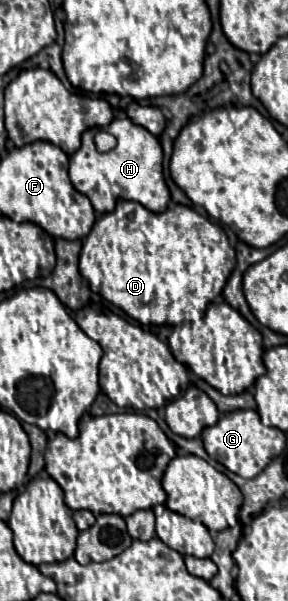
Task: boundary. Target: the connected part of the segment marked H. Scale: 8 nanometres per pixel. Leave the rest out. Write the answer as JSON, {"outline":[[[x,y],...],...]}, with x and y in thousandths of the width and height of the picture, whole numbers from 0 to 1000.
{"outline":[[[448,196],[392,200],[365,216],[406,230],[406,243],[378,253],[344,253],[323,233],[337,223],[337,213],[302,216],[288,223],[281,246],[260,256],[247,256],[247,266],[240,266],[240,293],[253,309],[316,333],[323,346],[344,356],[385,353],[399,333],[490,336],[510,349],[531,349],[531,353],[573,349],[587,336],[587,316],[566,296],[566,276],[559,276],[566,250],[545,226],[462,206]]]}

